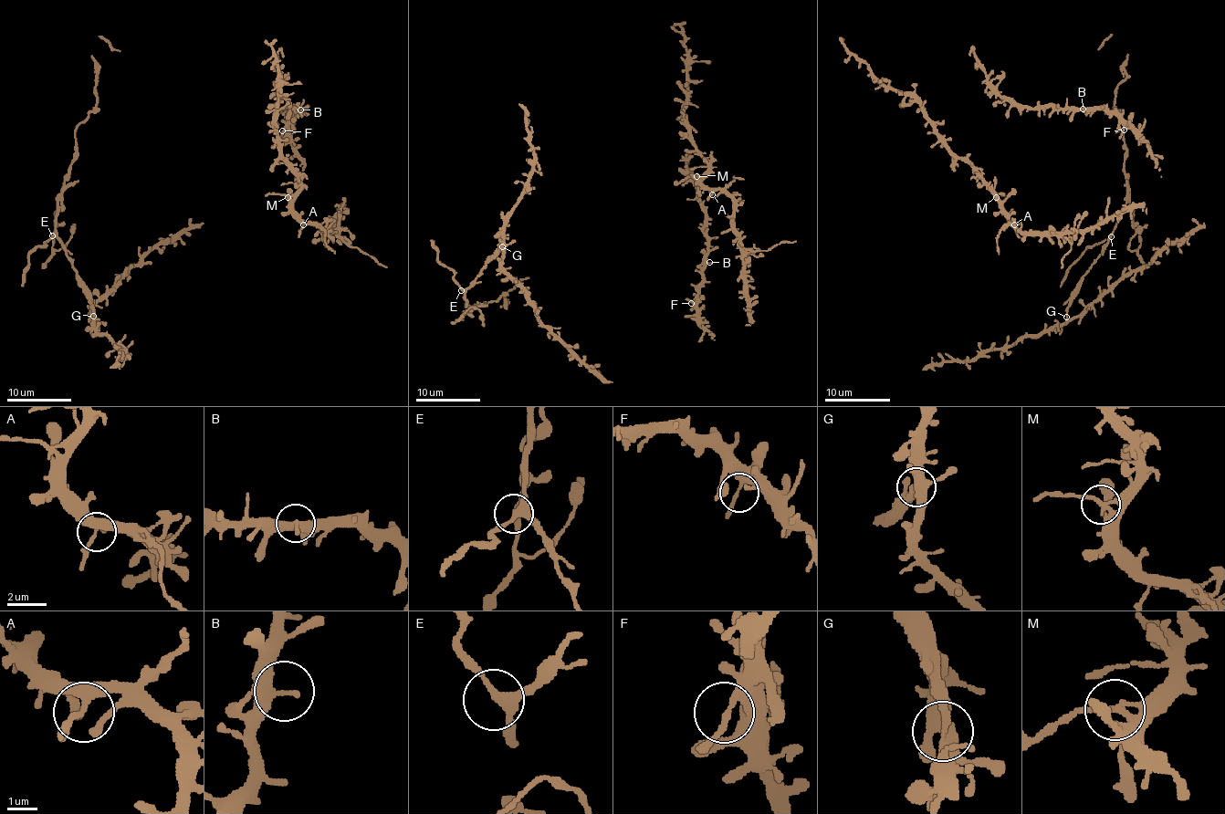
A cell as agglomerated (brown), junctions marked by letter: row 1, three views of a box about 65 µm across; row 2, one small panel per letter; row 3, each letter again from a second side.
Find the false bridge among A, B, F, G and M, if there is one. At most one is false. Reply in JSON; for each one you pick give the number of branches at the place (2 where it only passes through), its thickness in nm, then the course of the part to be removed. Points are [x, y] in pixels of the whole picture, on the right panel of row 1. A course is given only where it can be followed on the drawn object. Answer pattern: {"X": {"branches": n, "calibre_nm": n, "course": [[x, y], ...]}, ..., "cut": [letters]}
{"G": {"branches": 3, "calibre_nm": 240}, "cut": ["G"]}

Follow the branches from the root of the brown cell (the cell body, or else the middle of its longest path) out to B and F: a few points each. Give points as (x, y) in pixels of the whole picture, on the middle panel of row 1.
B: (697, 341), (703, 334), (697, 288), (703, 283), (703, 268), (709, 262)
F: (697, 341), (703, 327), (699, 324), (699, 312), (691, 303)

